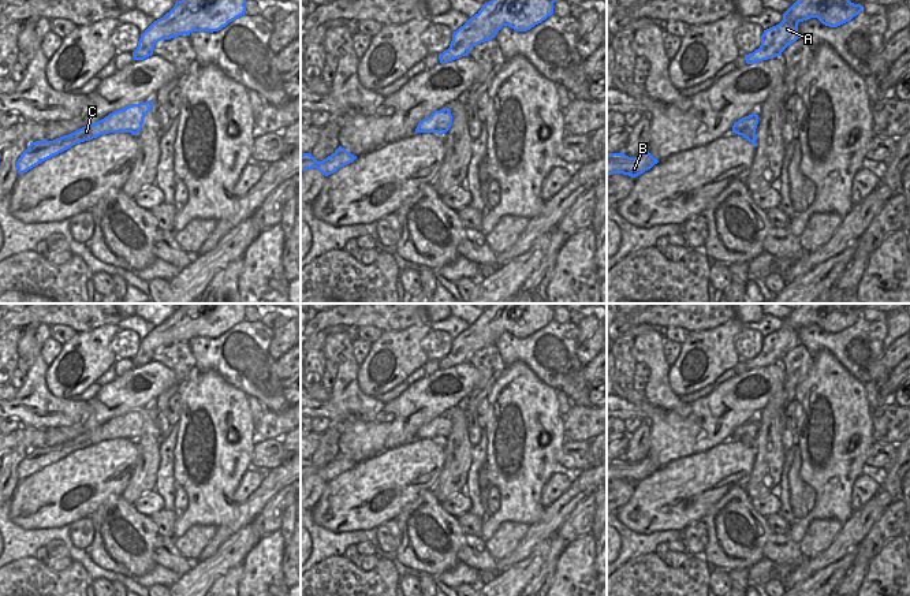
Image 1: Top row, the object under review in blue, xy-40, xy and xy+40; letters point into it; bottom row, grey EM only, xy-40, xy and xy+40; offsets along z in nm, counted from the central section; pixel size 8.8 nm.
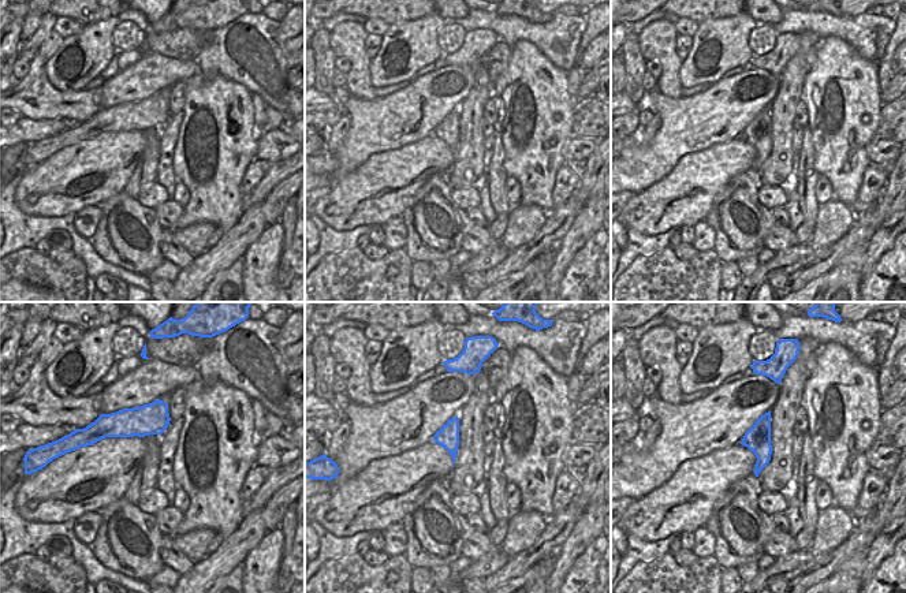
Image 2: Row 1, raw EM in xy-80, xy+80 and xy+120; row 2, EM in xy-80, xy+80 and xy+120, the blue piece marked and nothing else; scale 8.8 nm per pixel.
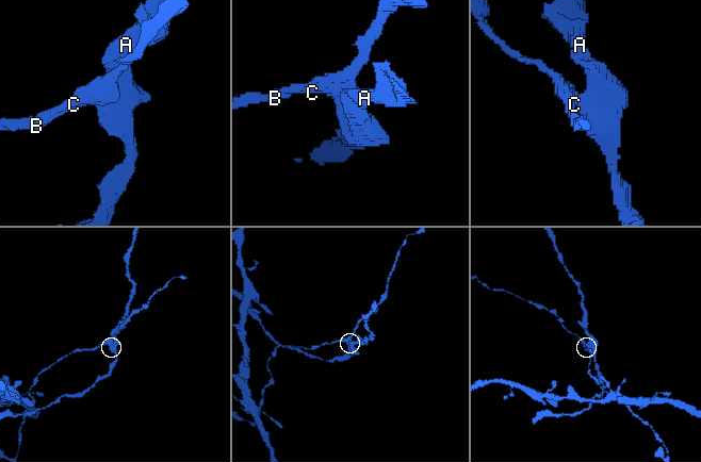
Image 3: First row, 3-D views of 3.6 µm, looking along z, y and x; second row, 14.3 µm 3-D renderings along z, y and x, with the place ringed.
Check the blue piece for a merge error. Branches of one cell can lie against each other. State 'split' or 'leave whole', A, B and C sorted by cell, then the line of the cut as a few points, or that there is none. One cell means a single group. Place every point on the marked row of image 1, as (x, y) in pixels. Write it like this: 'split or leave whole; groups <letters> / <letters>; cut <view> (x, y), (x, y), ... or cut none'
split; groups A / B C; cut xy+40 (754, 129), (743, 129), (737, 133)

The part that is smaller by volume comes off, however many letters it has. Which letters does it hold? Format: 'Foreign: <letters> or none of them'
Foreign: A

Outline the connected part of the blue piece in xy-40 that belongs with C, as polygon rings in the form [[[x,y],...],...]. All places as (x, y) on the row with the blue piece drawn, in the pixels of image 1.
[[[153,98],[146,103],[131,104],[123,109],[115,111],[93,124],[87,124],[53,141],[42,139],[30,142],[29,148],[16,161],[18,174],[22,175],[71,146],[100,135],[107,135],[109,133],[131,133],[137,135],[141,131],[143,118],[149,111],[153,111]]]

